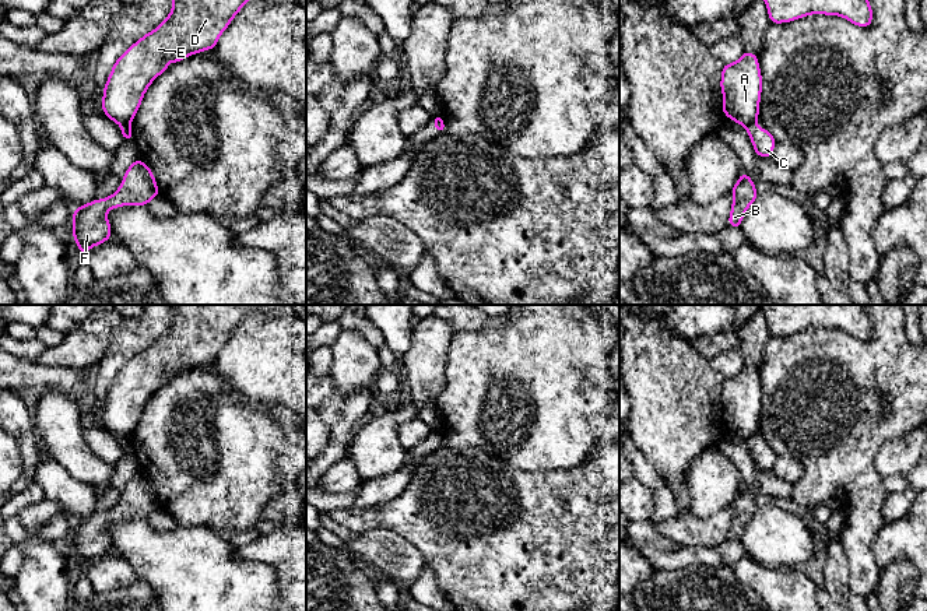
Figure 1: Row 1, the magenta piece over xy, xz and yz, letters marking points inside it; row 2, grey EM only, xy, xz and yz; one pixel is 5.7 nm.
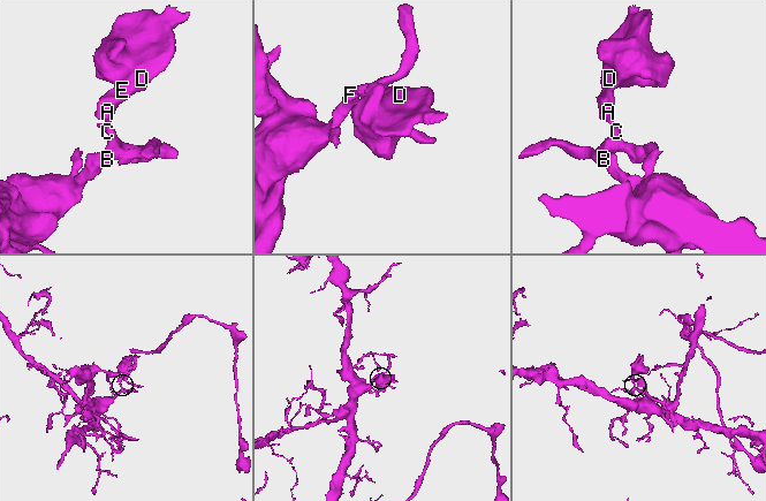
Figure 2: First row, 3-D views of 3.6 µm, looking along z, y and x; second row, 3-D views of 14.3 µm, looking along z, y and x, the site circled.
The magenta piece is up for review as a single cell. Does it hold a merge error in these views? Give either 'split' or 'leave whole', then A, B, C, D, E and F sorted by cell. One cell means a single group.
split; A D E / B C F

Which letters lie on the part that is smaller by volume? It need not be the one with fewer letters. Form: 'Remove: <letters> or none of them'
Remove: A, D, E

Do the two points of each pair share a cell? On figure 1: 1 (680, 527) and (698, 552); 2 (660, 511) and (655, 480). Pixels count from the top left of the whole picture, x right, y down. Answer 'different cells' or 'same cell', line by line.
1: different cells
2: same cell

